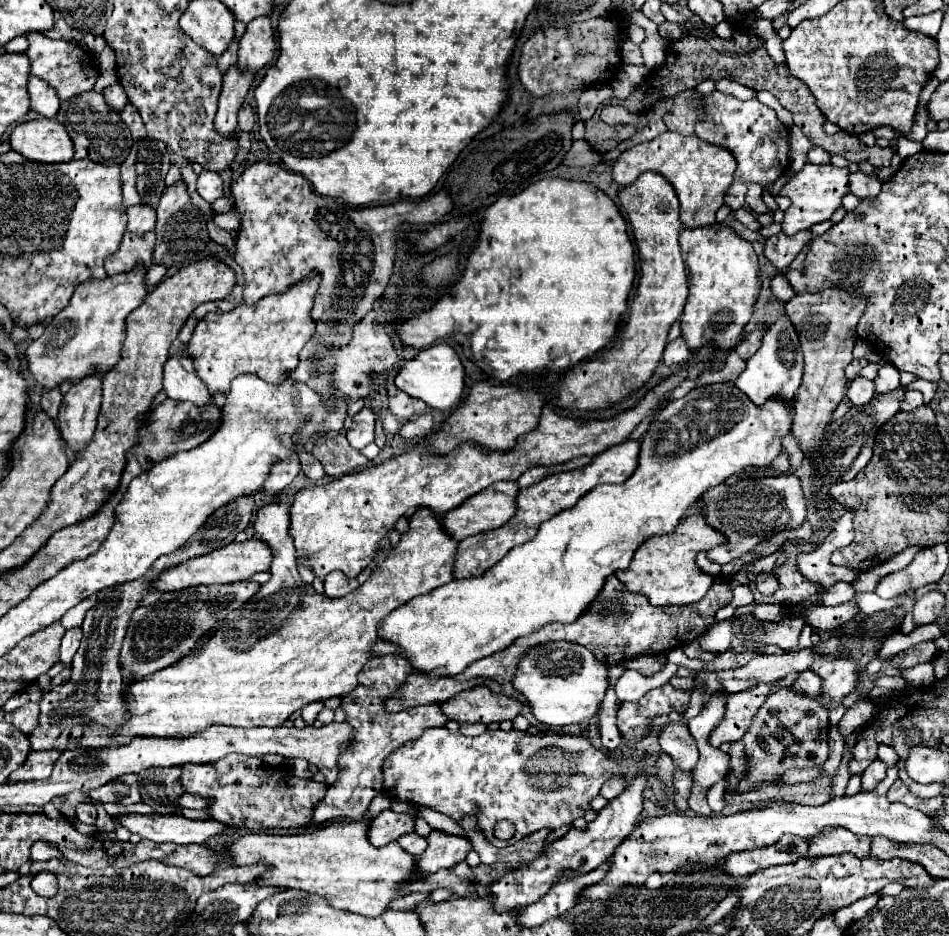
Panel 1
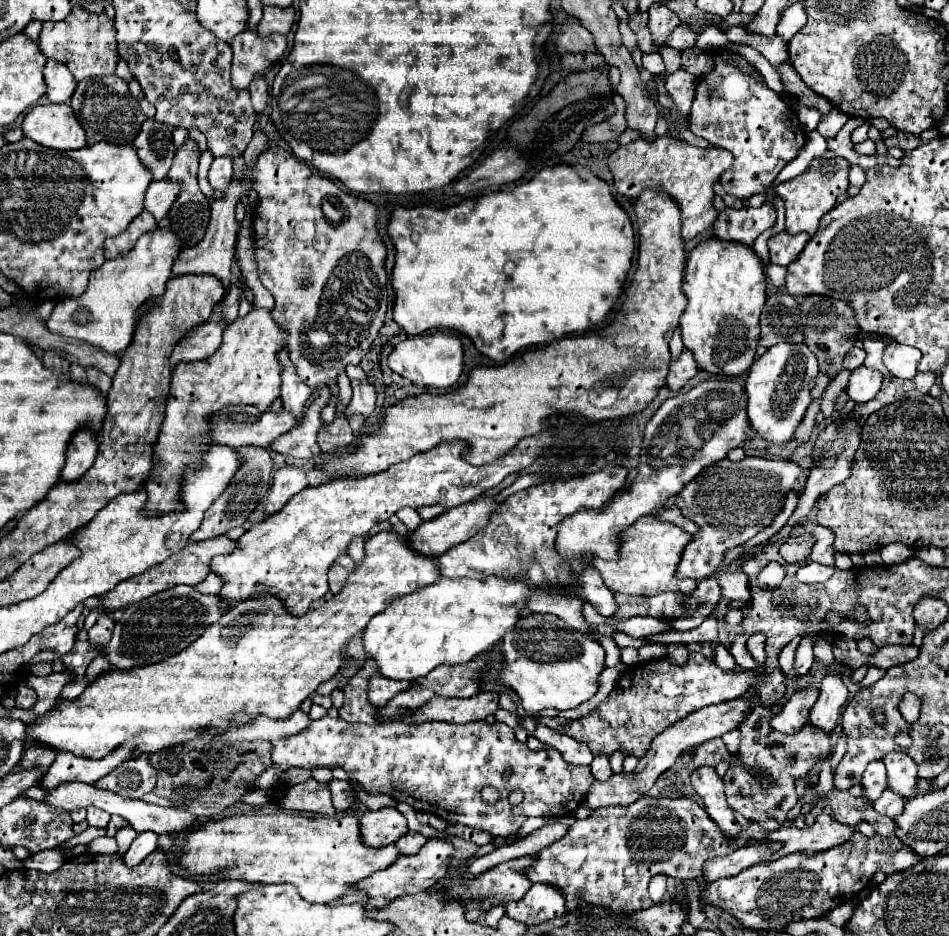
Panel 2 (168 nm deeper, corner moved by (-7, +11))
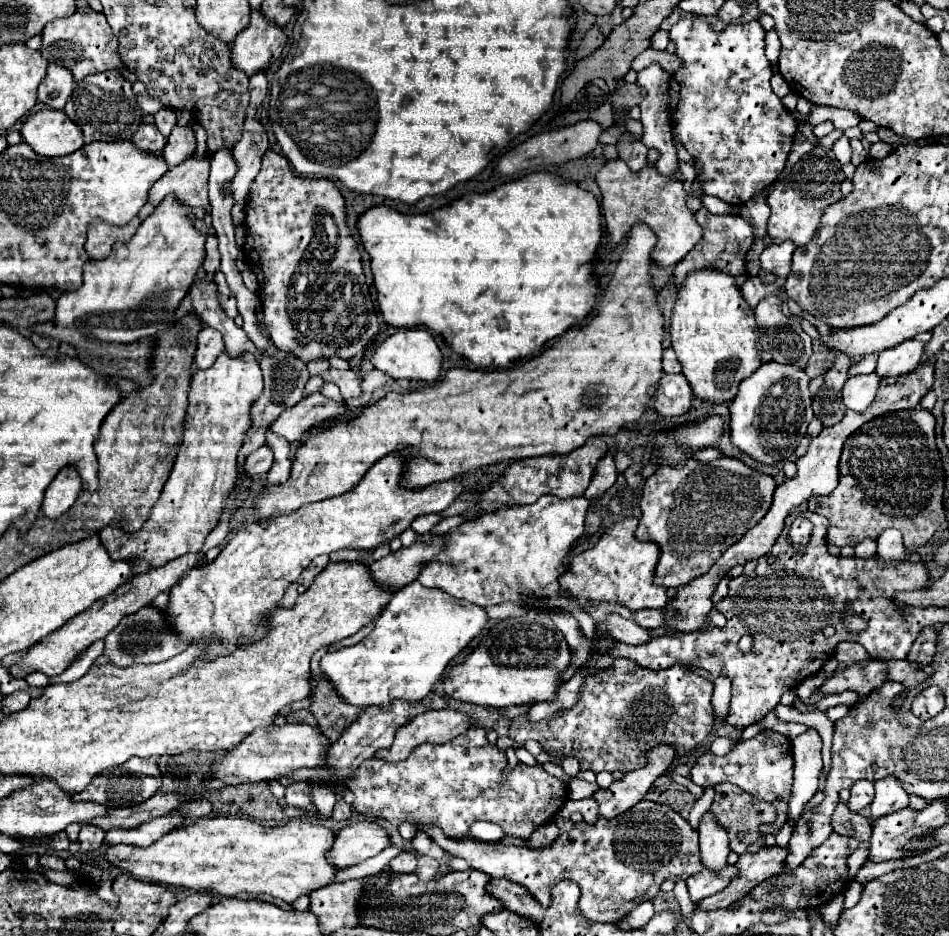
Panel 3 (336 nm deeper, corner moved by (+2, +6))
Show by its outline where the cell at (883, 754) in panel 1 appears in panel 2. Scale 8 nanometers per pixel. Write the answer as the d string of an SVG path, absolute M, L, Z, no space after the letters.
M891 751L885 755L885 767L887 767L887 785L903 795L913 797L915 779L917 779L917 763L903 751Z

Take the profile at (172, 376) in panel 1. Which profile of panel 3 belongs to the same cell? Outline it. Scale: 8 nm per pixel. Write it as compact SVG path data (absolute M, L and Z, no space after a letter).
M202 328L202 332L198 334L198 350L194 356L194 368L196 370L210 368L222 352L224 352L222 334L214 328Z

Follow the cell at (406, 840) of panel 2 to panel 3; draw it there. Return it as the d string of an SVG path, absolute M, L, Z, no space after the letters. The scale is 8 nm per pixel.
M402 852L390 862L390 870L398 874L412 874L416 872L416 856L412 852Z

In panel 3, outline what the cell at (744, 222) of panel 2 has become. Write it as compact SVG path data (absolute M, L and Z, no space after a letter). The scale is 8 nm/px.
M700 208L698 212L694 212L694 220L698 222L698 226L702 228L702 240L696 244L696 248L682 260L676 264L674 268L674 282L672 286L678 290L684 282L684 278L692 272L692 270L702 270L702 268L712 268L712 270L720 270L726 272L730 276L734 276L734 284L736 288L742 288L744 280L746 280L746 252L752 246L752 226L742 218L742 216L714 216L710 214L706 208Z

